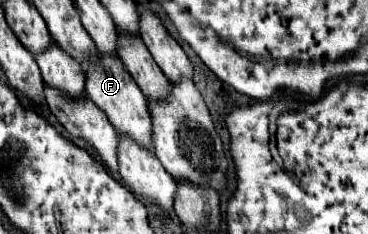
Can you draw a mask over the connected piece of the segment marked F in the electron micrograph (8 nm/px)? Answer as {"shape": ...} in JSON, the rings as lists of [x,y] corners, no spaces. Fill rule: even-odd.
{"shape":[[[100,57],[92,69],[86,73],[86,87],[84,91],[88,97],[108,115],[110,123],[120,133],[128,133],[138,141],[138,145],[152,149],[152,123],[148,115],[148,101],[144,101],[144,93],[140,93],[140,87],[136,81],[132,81],[132,75],[124,69],[122,61],[112,61],[112,57]]]}

